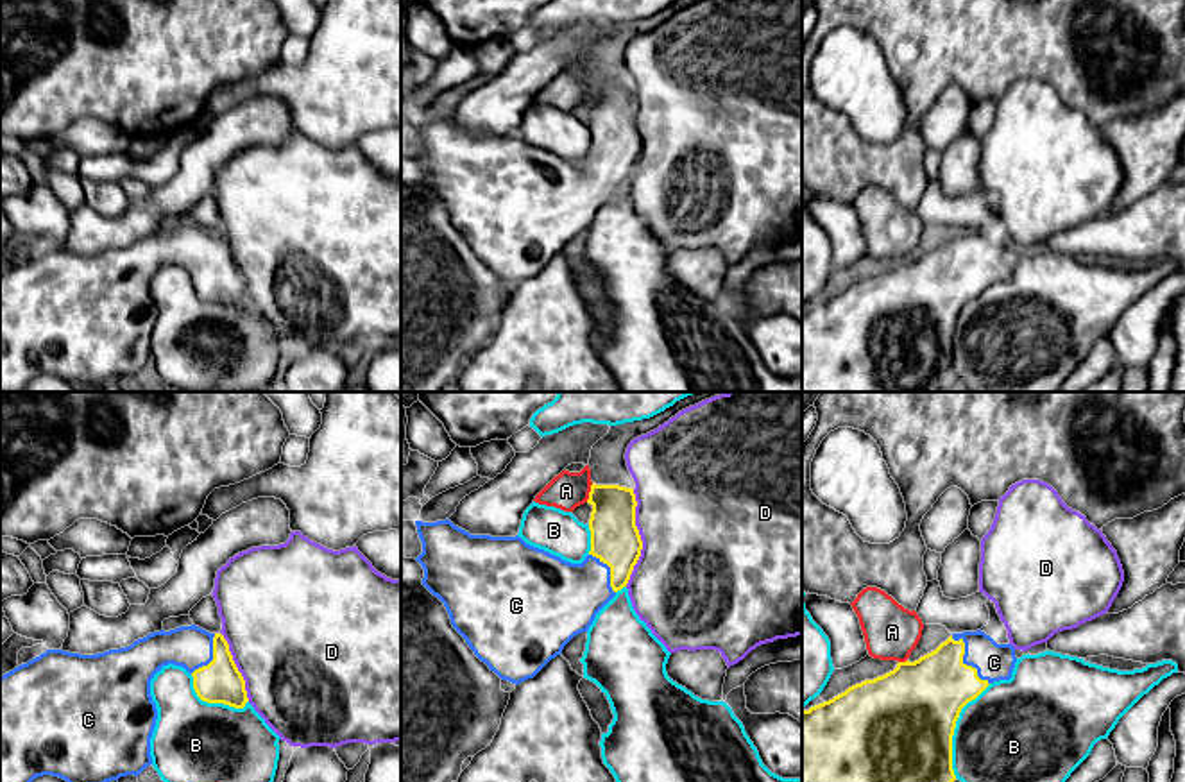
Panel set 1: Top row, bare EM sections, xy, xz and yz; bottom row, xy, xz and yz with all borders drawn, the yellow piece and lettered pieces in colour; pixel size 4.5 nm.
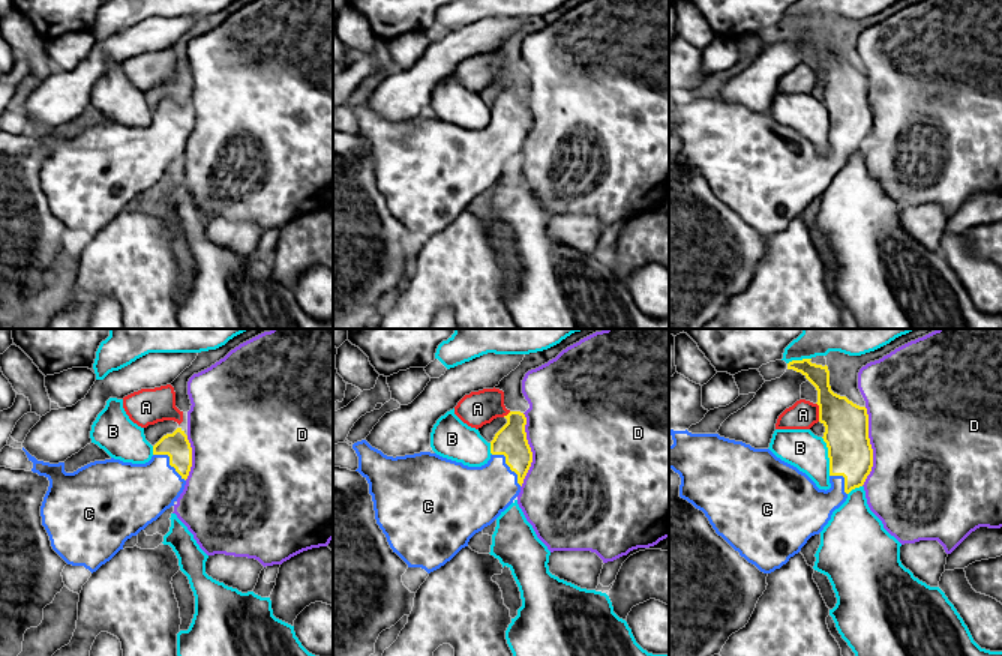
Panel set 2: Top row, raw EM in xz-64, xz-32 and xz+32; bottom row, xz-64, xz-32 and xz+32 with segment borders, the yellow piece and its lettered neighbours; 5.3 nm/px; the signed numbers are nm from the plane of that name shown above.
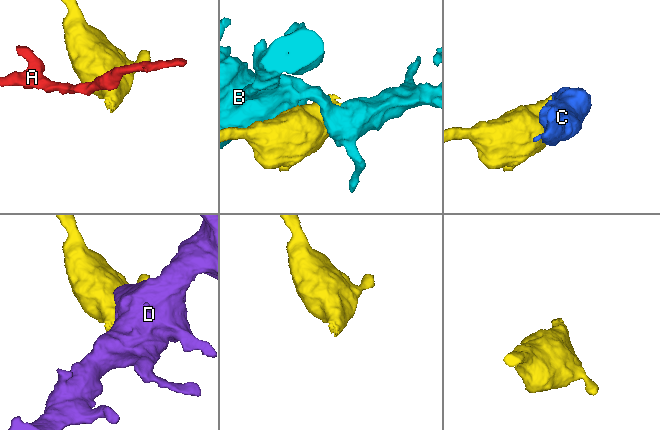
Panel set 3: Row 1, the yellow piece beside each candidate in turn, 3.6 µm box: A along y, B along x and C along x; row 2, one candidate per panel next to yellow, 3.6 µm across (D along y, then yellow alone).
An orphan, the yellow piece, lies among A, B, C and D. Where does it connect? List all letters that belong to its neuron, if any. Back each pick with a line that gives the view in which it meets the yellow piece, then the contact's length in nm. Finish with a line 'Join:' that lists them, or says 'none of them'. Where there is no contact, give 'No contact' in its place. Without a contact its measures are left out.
C: Touches yellow in yz. Shared border 280 nm
Join: C

